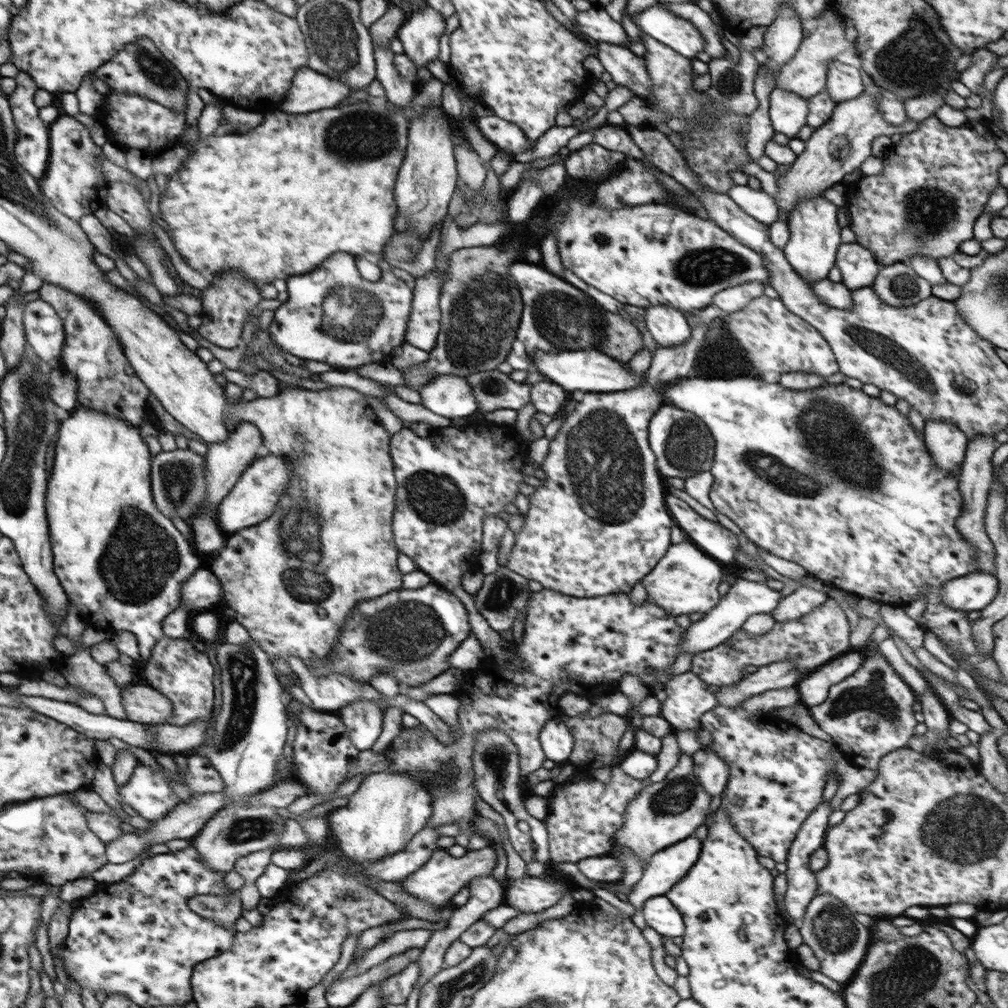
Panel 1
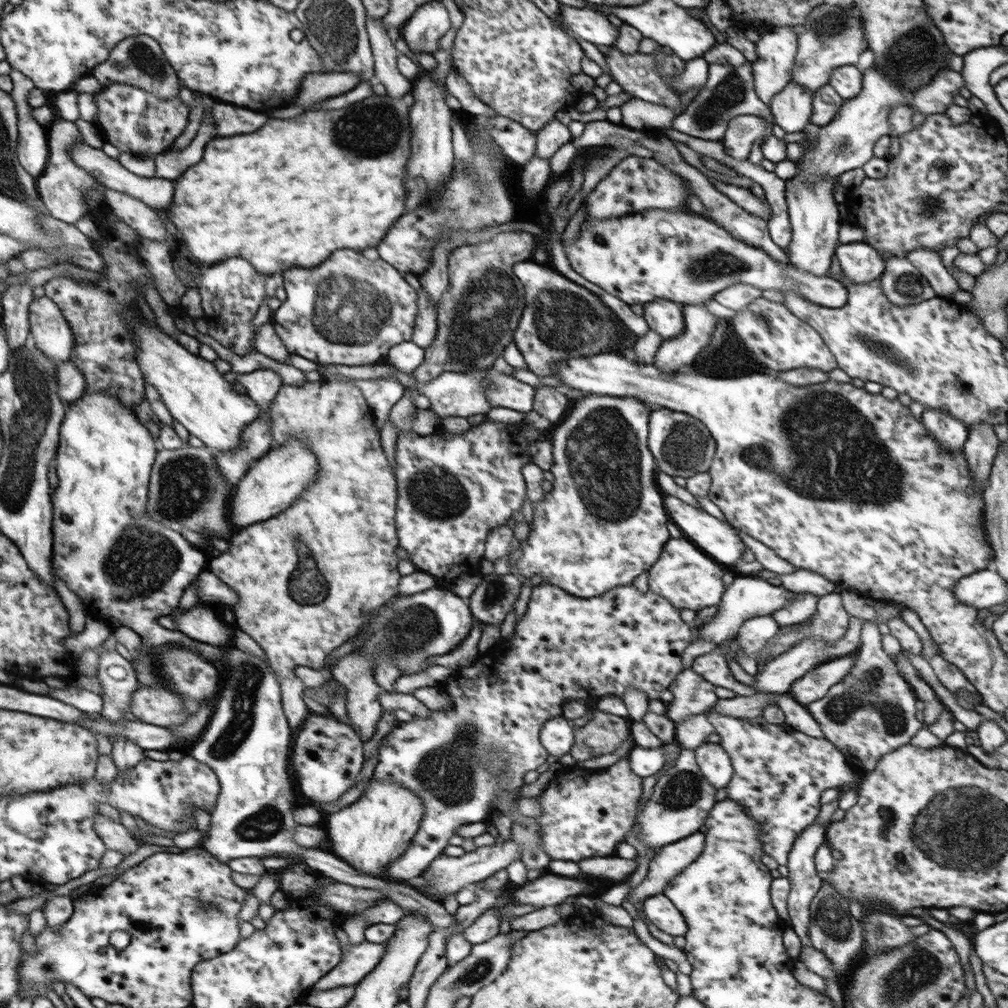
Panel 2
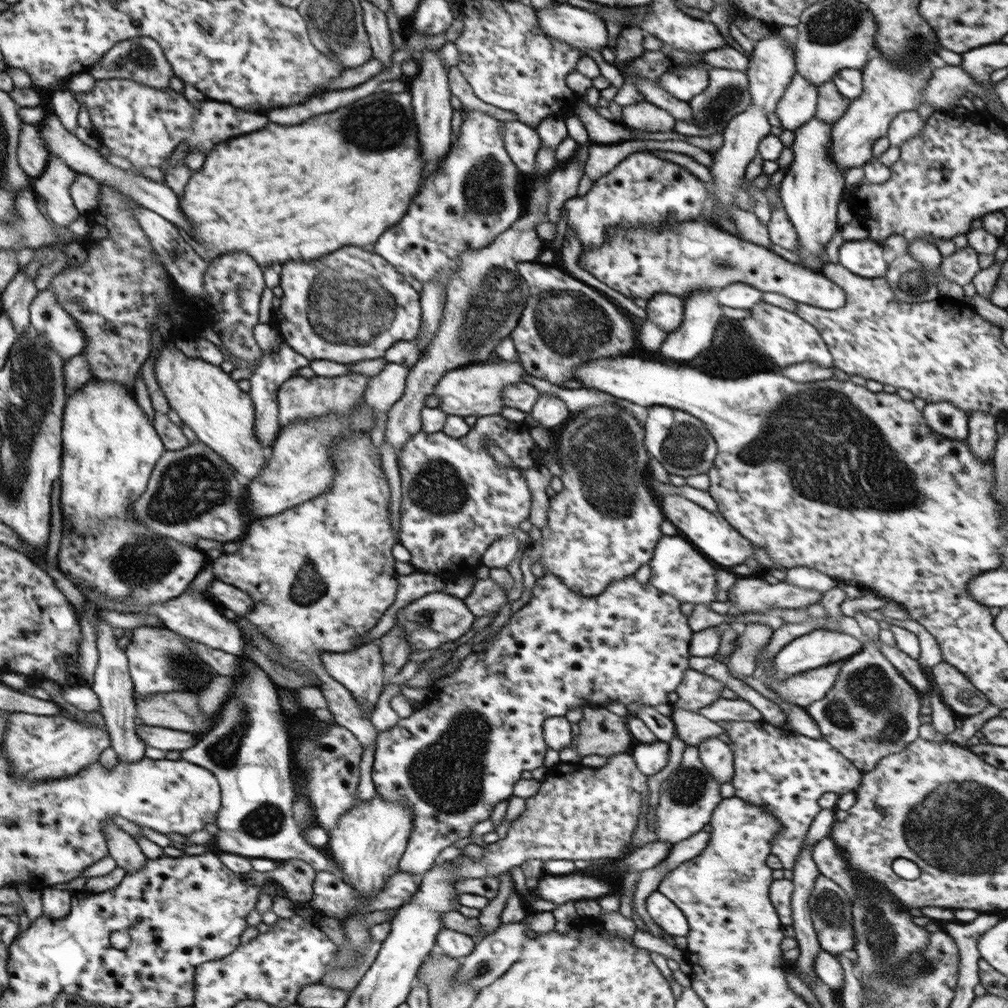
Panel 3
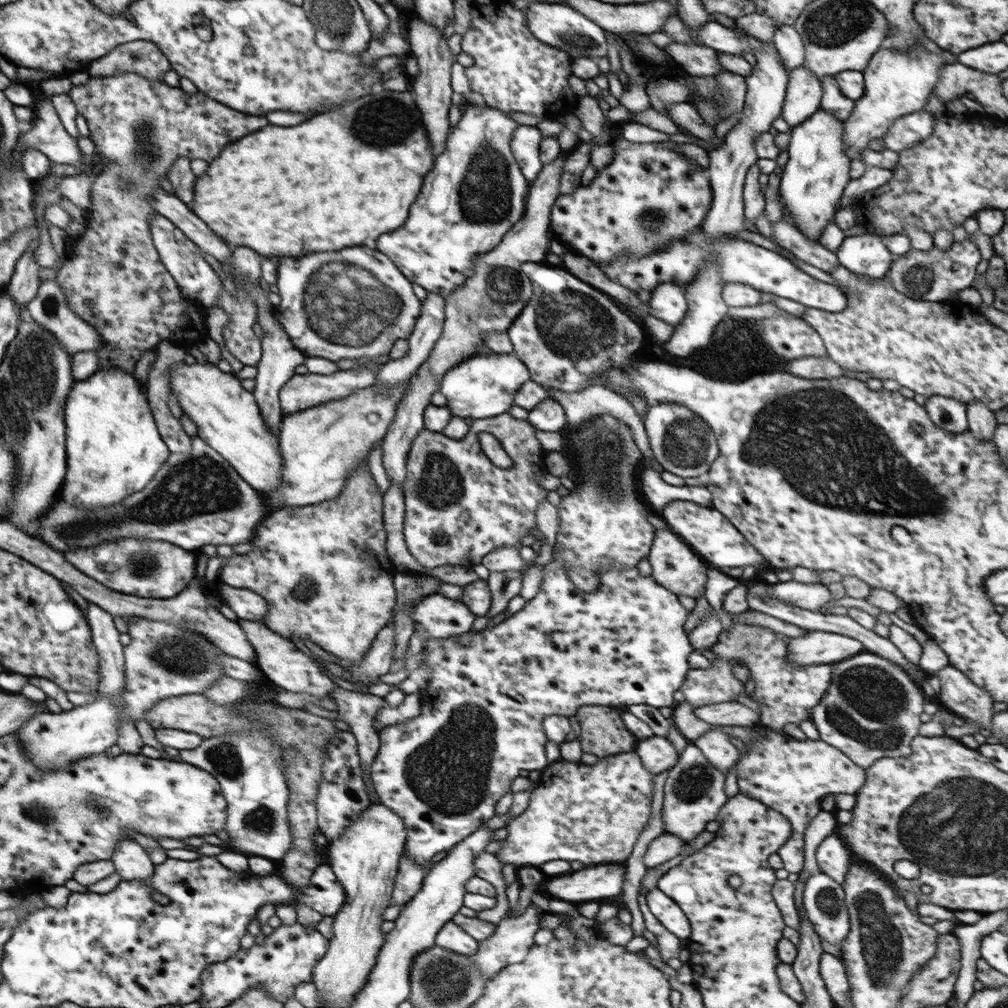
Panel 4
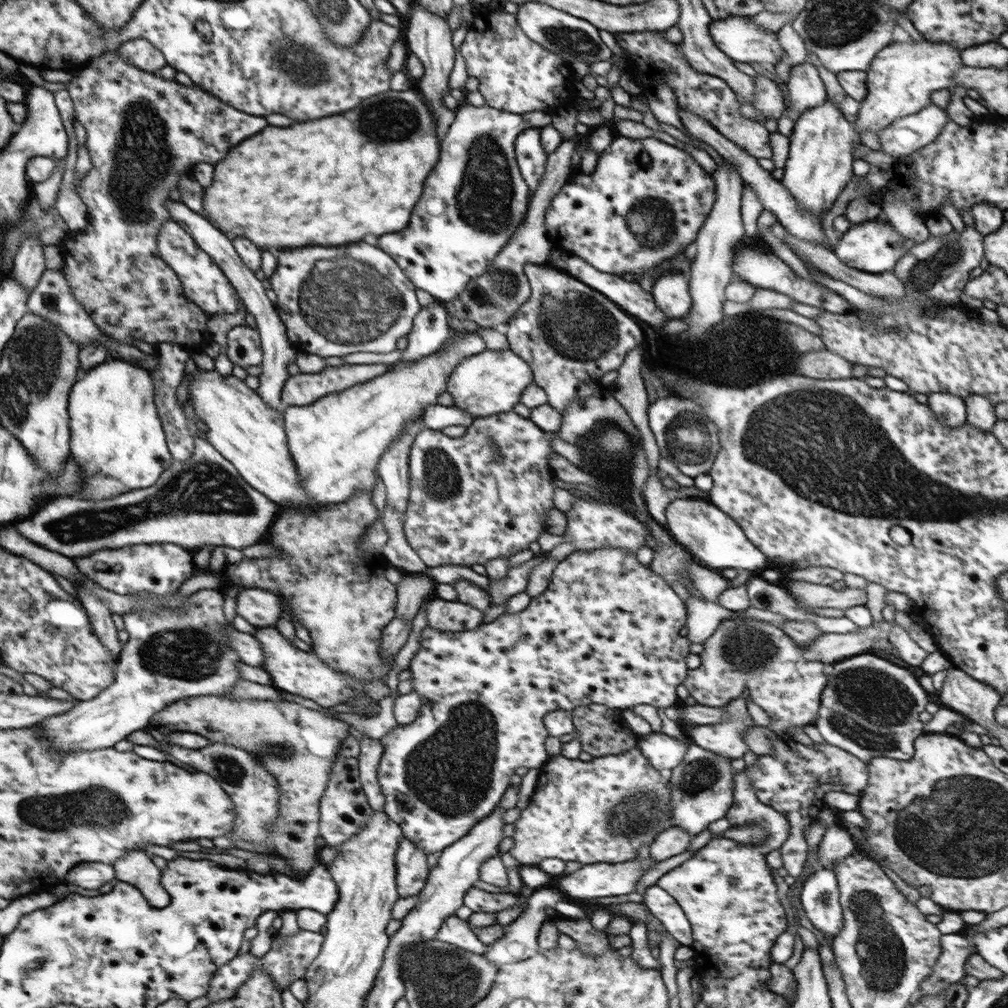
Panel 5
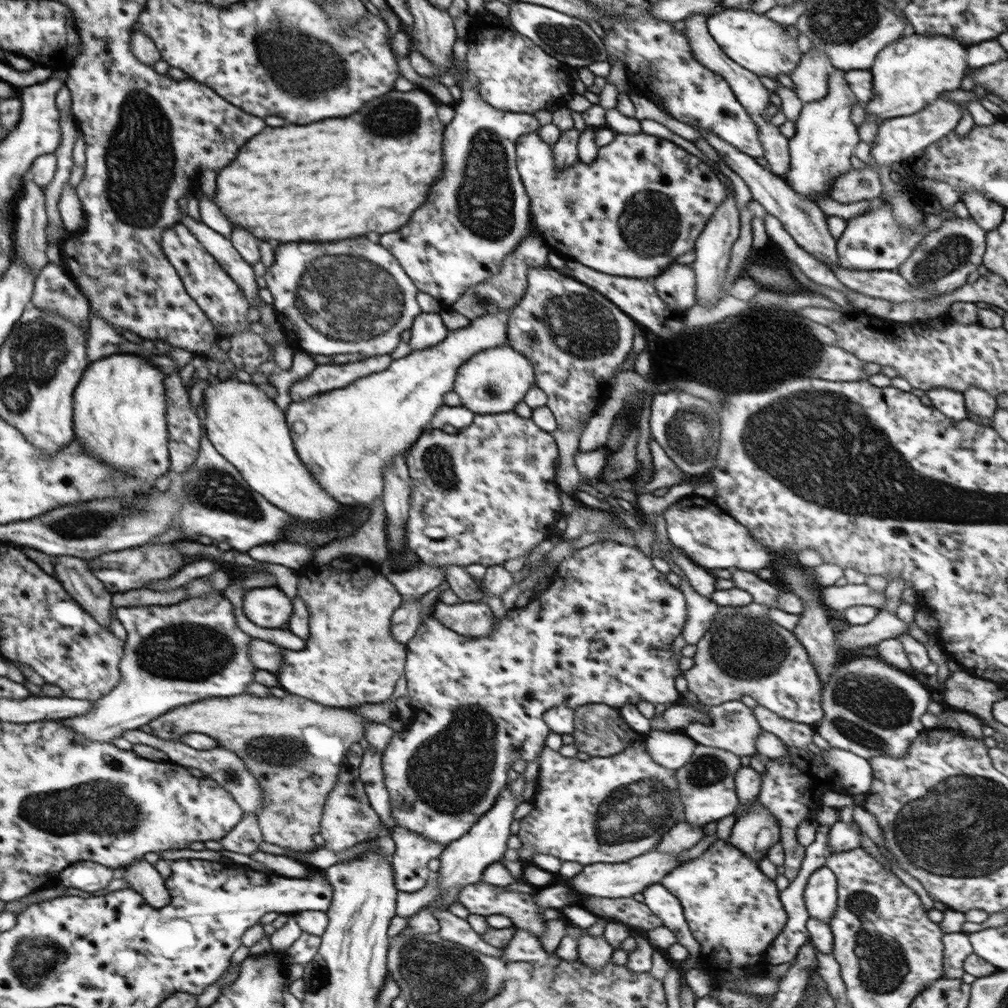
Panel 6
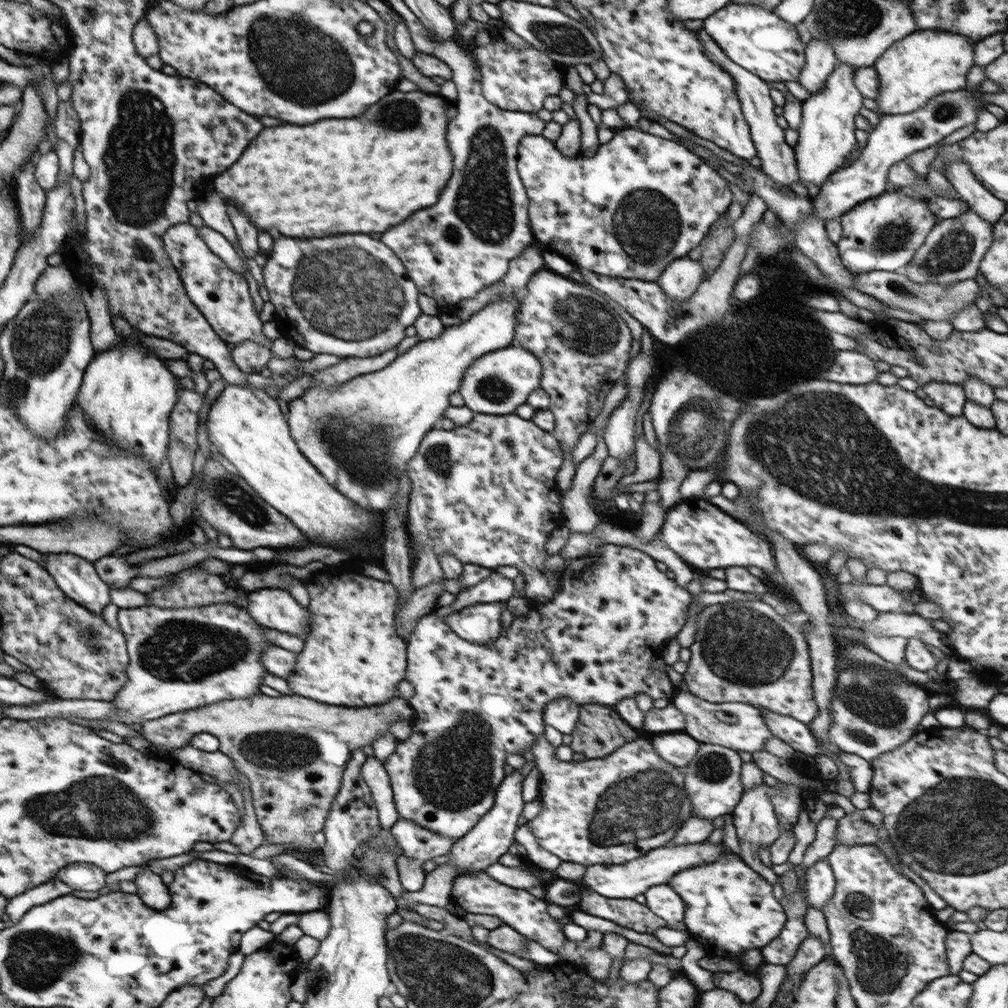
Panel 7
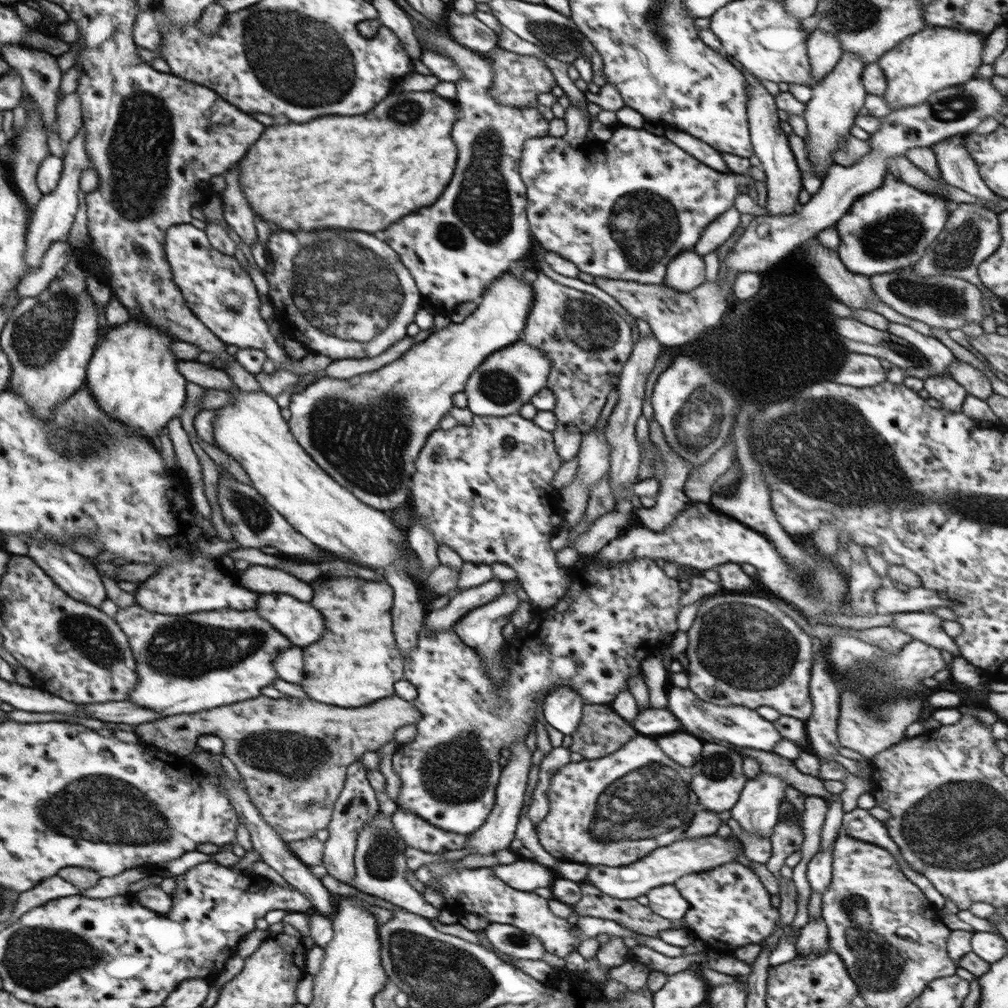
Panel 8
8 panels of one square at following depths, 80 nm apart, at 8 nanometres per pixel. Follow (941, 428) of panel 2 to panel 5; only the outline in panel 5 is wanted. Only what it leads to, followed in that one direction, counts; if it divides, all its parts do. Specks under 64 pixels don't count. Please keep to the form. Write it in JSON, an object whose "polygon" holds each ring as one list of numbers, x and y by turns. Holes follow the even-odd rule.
{"polygon":[[930,393,927,395,927,405,936,418,946,426,962,426,967,422,965,399,955,394]]}

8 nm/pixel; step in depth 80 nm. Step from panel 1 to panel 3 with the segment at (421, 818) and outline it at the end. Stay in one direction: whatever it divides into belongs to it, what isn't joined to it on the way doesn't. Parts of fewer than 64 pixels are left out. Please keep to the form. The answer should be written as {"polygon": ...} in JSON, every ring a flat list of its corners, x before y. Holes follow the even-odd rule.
{"polygon":[[376,791,374,797,339,816,336,826,328,833,330,858,344,873,344,882,359,890,365,897,375,895,385,882,397,873,400,857,406,851,414,828,414,811,400,801,384,799]]}

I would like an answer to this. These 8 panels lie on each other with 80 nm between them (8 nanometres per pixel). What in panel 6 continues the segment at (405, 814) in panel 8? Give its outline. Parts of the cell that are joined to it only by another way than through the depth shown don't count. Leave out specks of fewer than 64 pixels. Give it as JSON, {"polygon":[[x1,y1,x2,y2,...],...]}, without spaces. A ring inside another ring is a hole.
{"polygon":[[395,826,391,837,396,843,396,852,390,857,396,888,402,892,416,892,427,883,428,861,439,858,446,847,402,826]]}

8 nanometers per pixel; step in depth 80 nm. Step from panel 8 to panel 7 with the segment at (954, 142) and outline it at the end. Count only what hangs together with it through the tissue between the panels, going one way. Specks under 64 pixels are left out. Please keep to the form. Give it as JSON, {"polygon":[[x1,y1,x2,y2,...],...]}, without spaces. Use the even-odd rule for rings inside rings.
{"polygon":[[952,161,950,165,946,165,944,172,944,176,958,191,961,200,967,202,969,208,975,210,986,223,992,223,992,225,998,223,998,219,1007,210,1007,203,988,192,981,182,975,179,974,173,964,161]]}

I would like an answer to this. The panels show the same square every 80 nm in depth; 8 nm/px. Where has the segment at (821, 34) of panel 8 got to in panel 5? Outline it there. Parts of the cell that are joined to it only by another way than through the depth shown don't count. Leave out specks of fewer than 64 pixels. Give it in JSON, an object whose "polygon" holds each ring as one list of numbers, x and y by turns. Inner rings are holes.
{"polygon":[[810,60,793,66,785,84,792,105,786,109,785,116,794,122,798,121,804,110,824,105,827,100,828,92,824,81,818,75,818,68]]}

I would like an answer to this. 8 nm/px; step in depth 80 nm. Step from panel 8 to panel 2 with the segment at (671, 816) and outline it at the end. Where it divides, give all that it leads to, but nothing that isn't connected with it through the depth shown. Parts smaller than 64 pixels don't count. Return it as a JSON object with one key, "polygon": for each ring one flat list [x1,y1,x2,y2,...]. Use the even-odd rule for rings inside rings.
{"polygon":[[627,756,600,771,582,768,580,765,561,765,560,772,546,785,542,794,537,796,542,807,542,815,535,821,541,828,544,852,551,860,578,862,584,858,616,856,619,844,625,842,635,824,635,816,640,796,642,796,642,777,633,773],[511,836,502,845,484,846,472,852,466,852,460,857,447,856,442,853,429,864,429,868,426,870,429,875,427,877,424,877,424,873,421,875,426,888,424,894,429,891,435,898,442,898,443,900,443,897,448,896,448,894,454,894,454,892,464,888,473,887,476,882,490,878,498,870,506,869,514,860,521,860,521,857,520,847,511,839]]}

